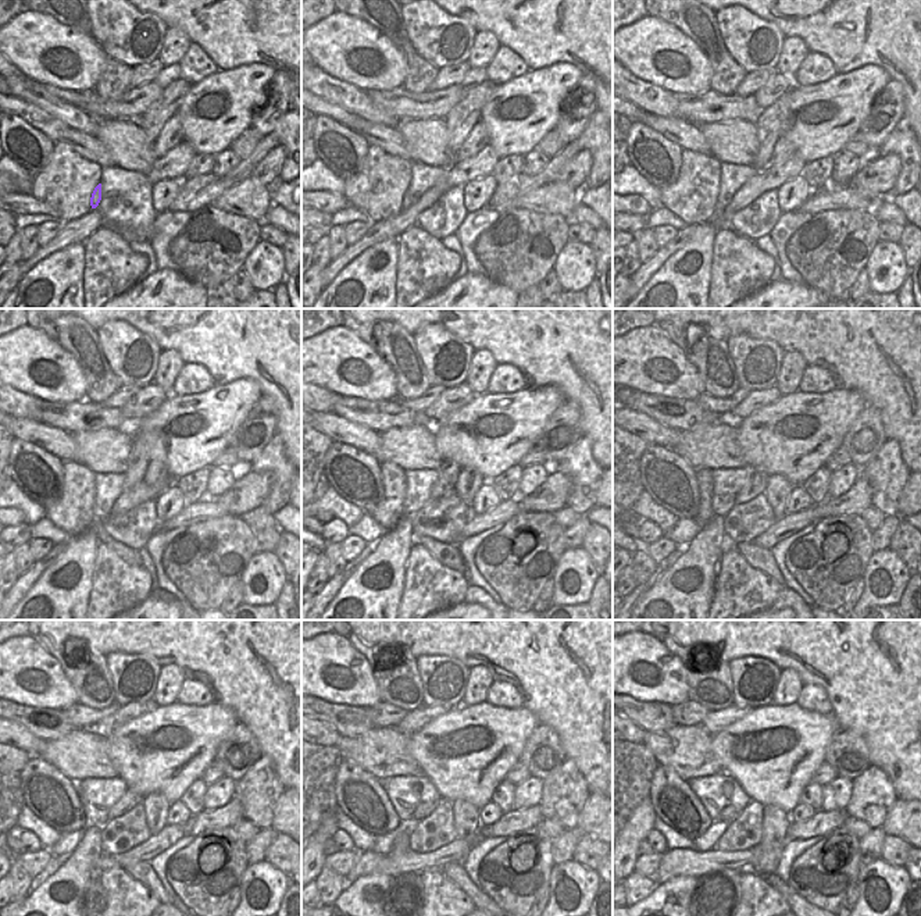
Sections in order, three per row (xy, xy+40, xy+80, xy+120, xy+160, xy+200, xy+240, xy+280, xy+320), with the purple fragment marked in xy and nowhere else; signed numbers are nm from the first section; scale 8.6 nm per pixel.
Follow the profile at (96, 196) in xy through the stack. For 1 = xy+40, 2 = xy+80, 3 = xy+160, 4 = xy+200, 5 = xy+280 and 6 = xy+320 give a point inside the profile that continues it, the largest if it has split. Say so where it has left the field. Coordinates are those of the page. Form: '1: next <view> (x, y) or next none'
1: next xy+40 (406, 203)
2: next xy+80 (717, 220)
3: next xy+160 (447, 555)
4: next xy+200 (759, 558)
5: next xy+280 (454, 872)
6: next xy+320 (795, 901)

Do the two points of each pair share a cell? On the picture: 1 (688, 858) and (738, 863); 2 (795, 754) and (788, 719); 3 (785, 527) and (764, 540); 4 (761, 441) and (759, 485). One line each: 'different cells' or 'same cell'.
1: same cell
2: same cell
3: same cell
4: different cells

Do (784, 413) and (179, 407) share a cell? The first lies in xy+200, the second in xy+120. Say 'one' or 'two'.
one

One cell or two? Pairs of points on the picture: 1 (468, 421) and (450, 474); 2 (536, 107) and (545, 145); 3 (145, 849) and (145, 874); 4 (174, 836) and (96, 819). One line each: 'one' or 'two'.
1: two
2: two
3: two
4: two

